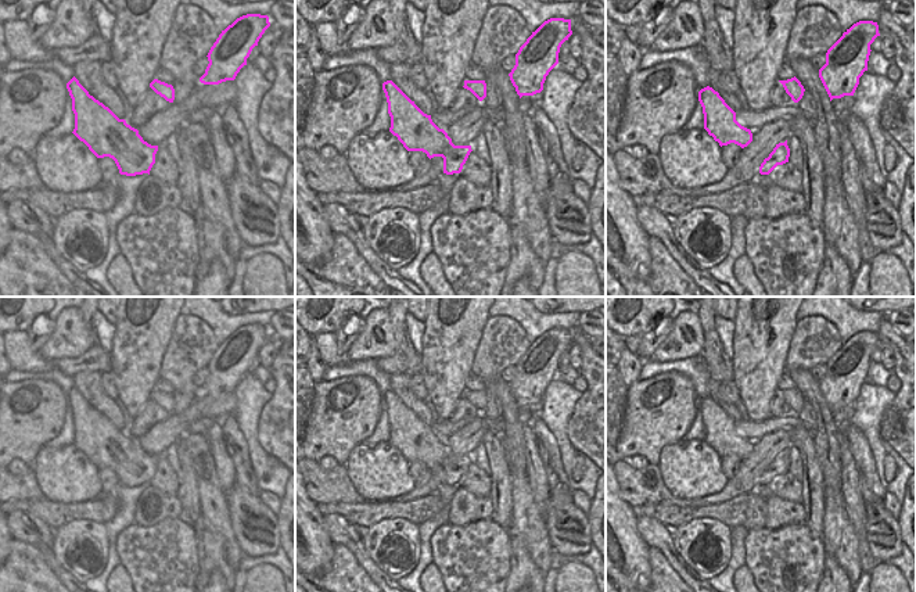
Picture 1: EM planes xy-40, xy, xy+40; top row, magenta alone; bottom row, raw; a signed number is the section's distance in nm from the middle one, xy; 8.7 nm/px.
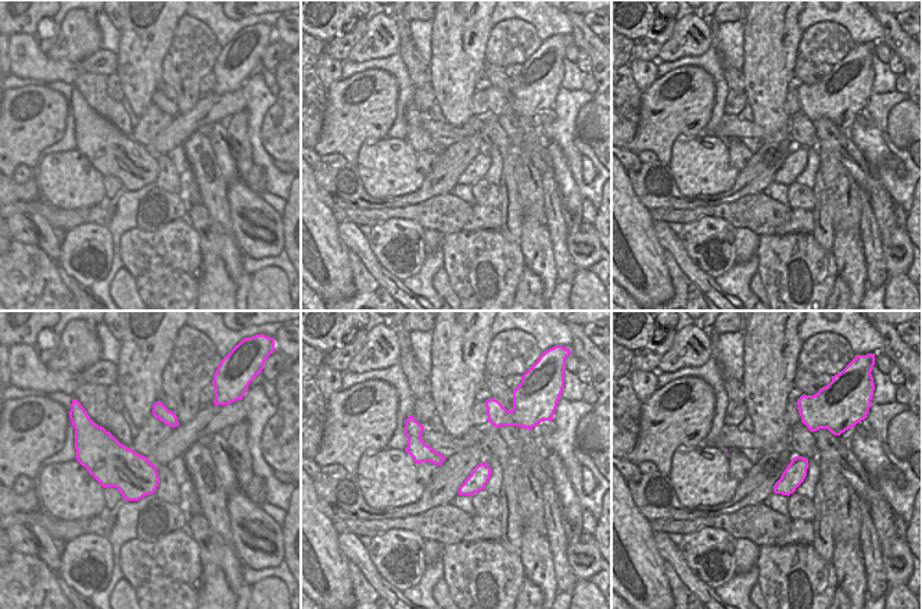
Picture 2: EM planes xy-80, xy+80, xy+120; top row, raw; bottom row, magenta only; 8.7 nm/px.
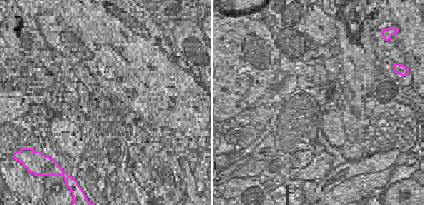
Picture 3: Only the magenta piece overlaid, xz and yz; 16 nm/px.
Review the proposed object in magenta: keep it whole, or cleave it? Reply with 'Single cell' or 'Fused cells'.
Single cell.

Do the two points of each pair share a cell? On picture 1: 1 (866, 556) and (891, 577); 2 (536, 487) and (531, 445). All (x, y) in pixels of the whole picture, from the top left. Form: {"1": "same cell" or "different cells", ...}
{"1": "different cells", "2": "same cell"}

